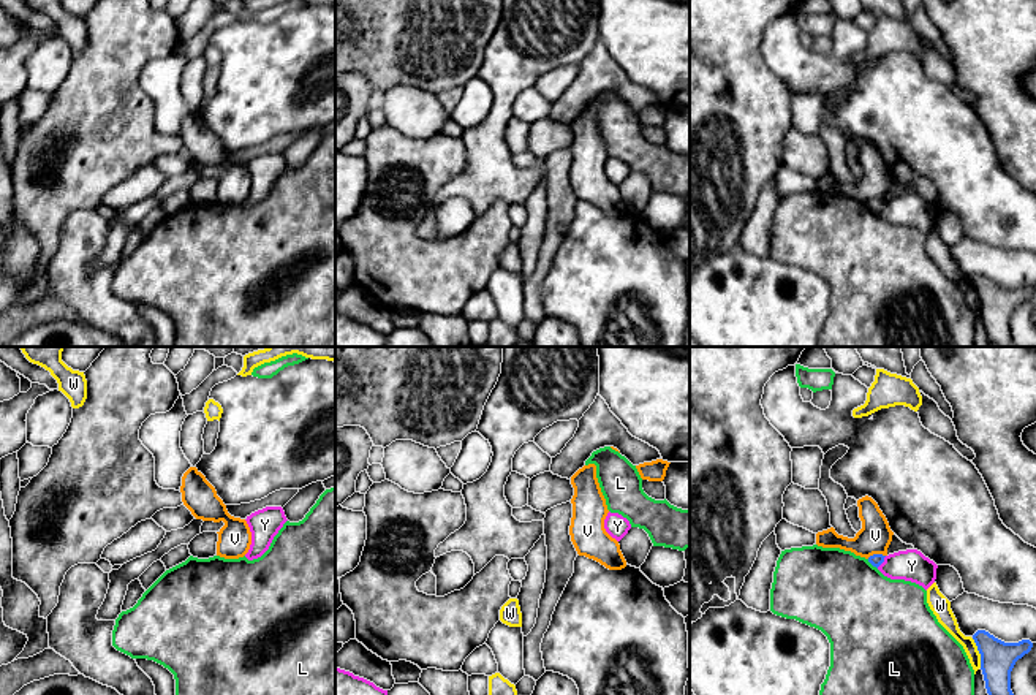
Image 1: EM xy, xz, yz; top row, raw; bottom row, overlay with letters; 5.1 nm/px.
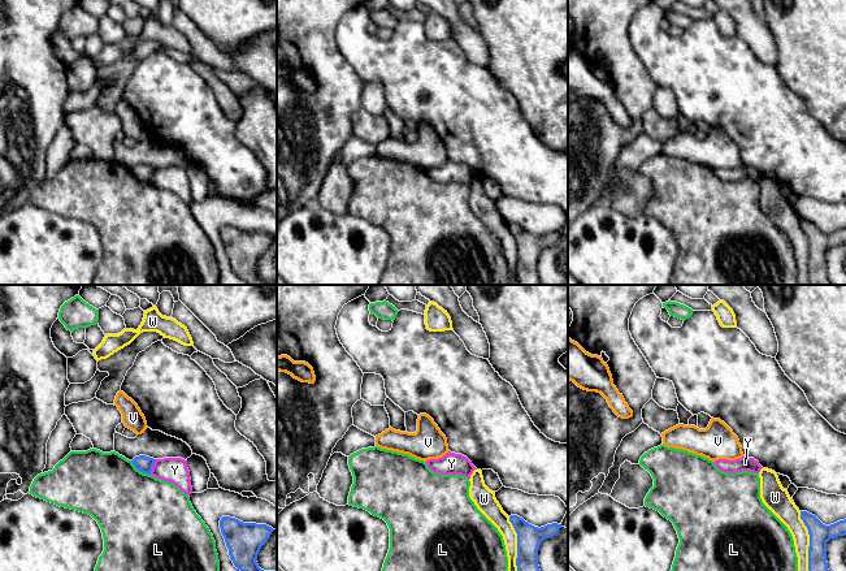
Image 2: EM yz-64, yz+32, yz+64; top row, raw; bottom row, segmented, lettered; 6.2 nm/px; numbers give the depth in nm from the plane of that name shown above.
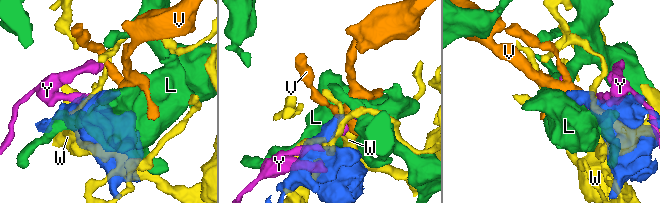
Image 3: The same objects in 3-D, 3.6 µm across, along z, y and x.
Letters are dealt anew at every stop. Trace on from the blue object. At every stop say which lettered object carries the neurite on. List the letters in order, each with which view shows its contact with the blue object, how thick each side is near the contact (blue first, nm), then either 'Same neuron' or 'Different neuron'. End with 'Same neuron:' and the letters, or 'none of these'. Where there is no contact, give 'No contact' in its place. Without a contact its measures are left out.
L: Touches blue in yz. Thickness 60 nm (blue) against 440 nm. Different neuron
V: Touches blue in yz. Thickness 60 nm (blue) against 160 nm. Different neuron
W: Touches blue in yz. Thickness 180 nm (blue) against 90 nm. Different neuron
Y: Touches blue in yz. Thickness 60 nm (blue) against 160 nm. Different neuron
Same neuron: none of these

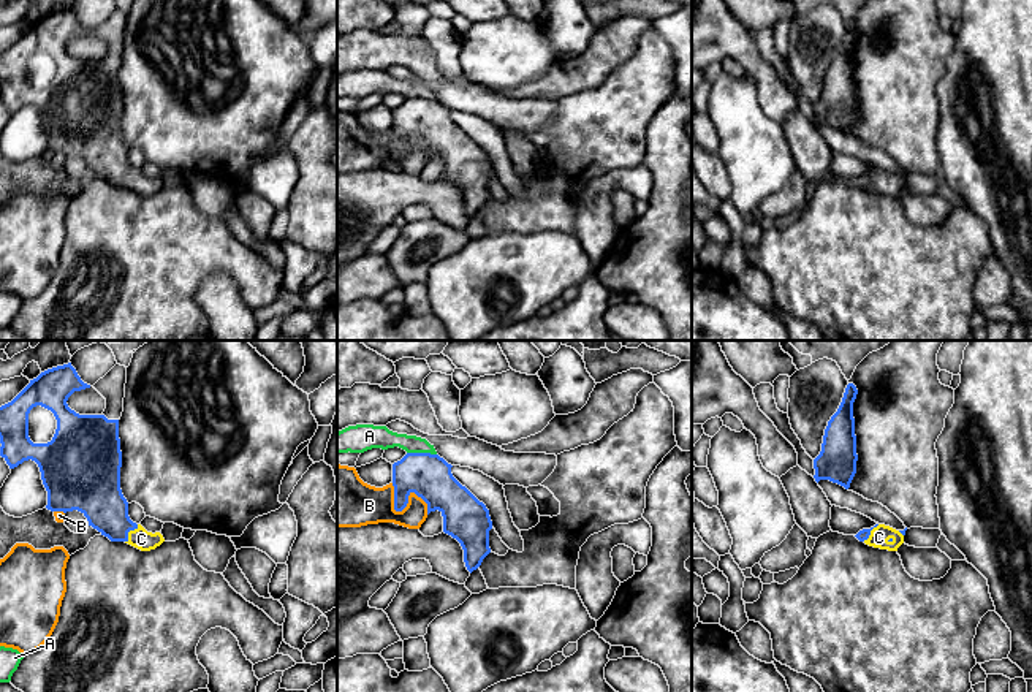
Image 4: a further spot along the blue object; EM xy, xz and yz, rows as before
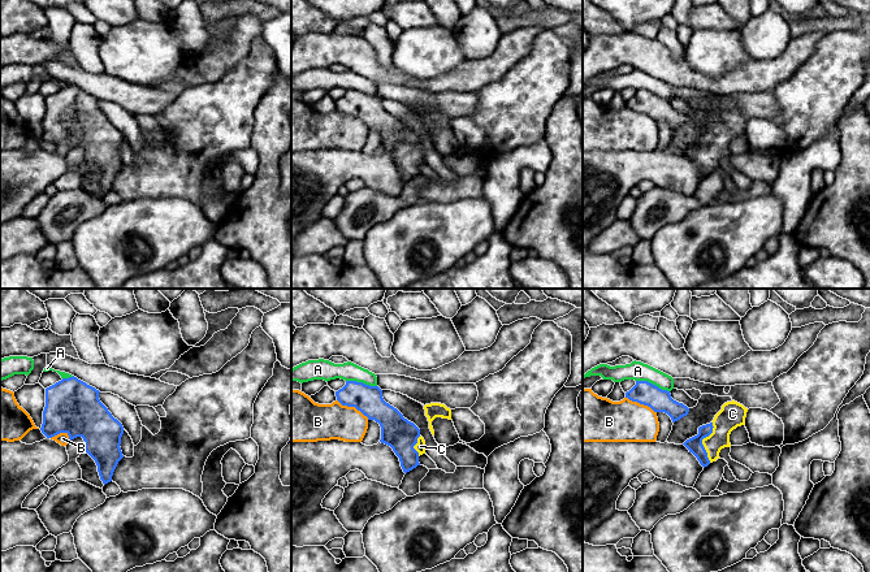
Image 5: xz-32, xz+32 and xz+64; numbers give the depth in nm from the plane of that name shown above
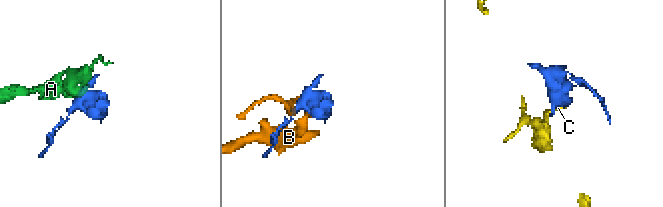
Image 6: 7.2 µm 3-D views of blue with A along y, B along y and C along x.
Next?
A: Touches blue in xz. Thickness 220 nm (blue) against 110 nm. Different neuron
B: Touches blue in xz. Thickness 220 nm (blue) against 220 nm. Different neuron
C: Touches blue in xy. Thickness 240 nm (blue) against 100 nm. Same neuron
Same neuron: C

